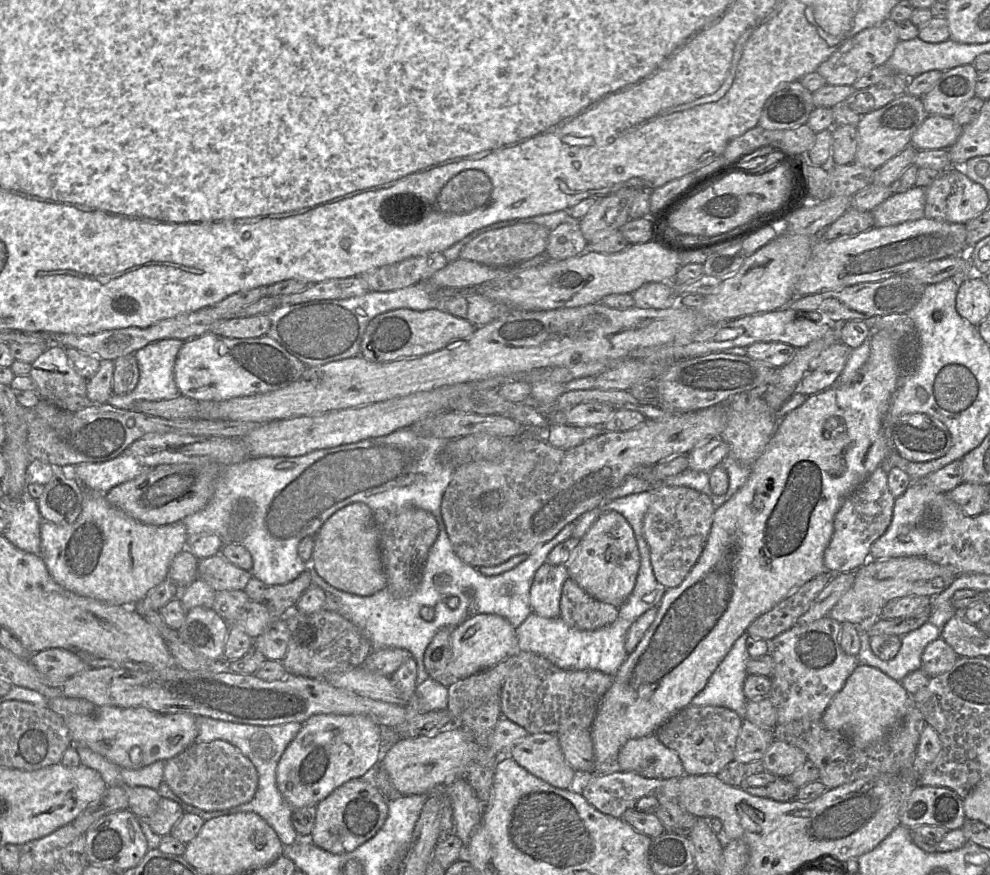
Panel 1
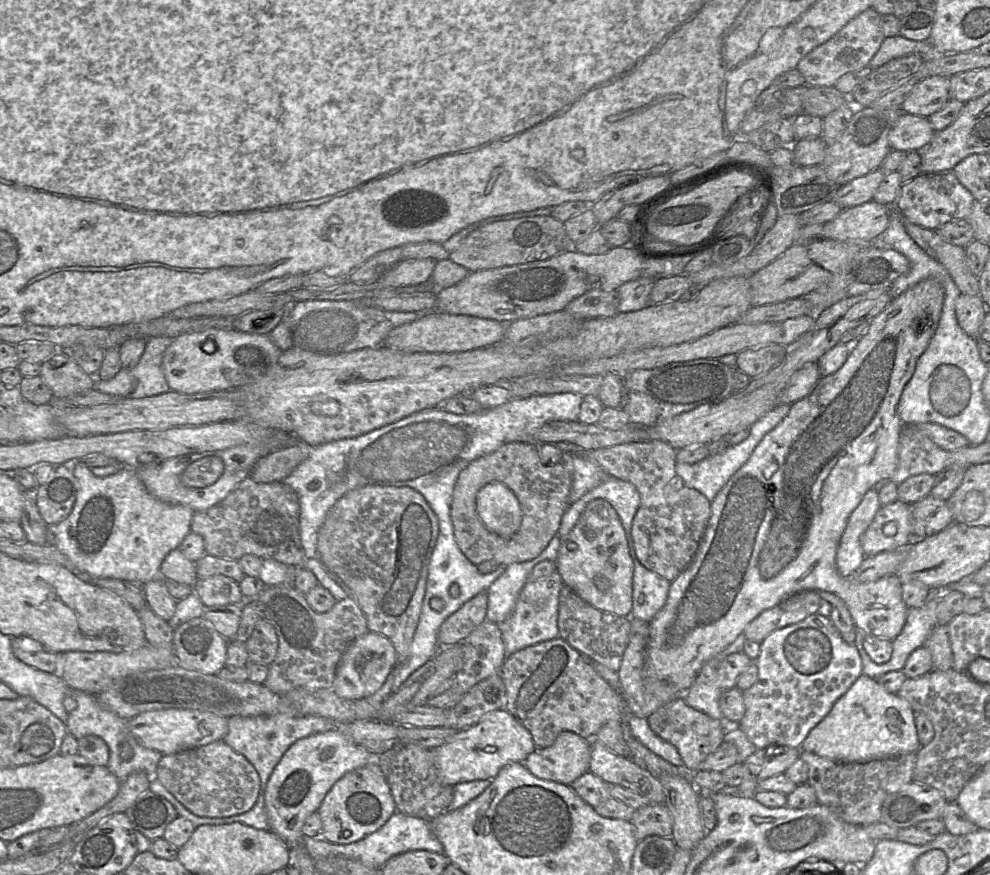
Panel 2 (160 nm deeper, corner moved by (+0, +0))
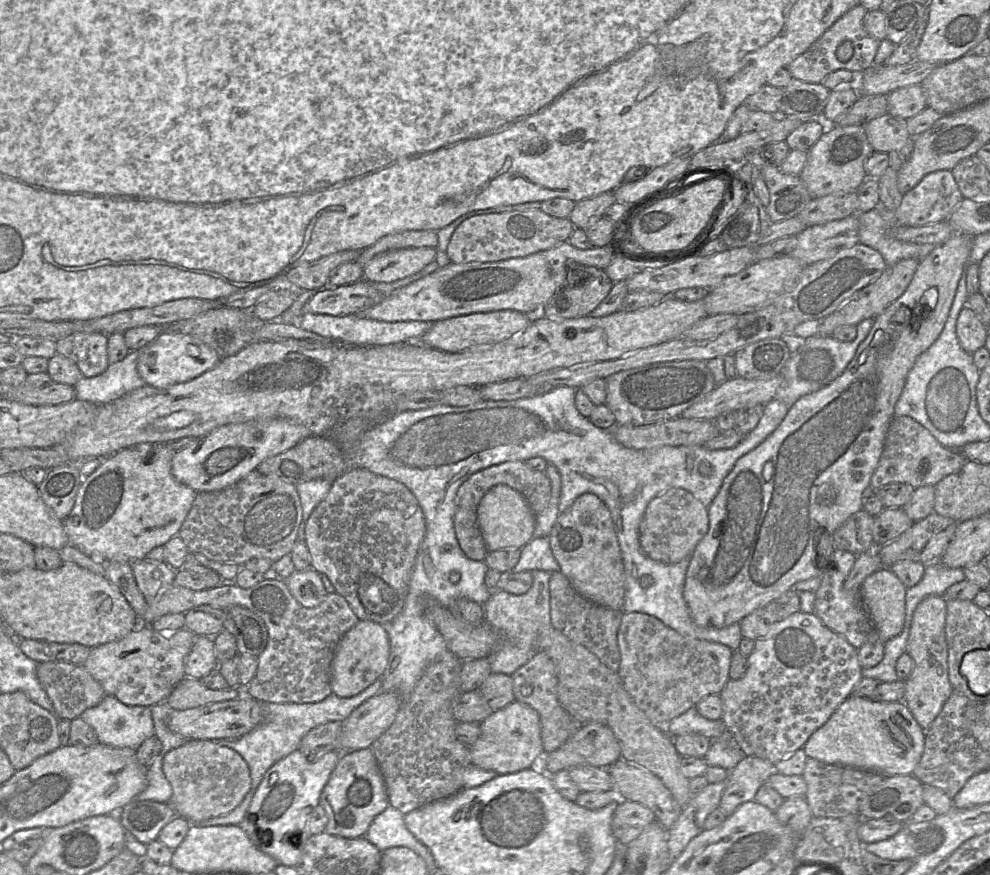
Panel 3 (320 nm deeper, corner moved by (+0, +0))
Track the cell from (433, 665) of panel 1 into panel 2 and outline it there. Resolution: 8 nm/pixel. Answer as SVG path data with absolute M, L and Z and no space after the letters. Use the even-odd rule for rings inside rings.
M487 591L478 593L466 602L440 626L437 635L439 645L446 647L464 641L475 628L486 620L487 606Z

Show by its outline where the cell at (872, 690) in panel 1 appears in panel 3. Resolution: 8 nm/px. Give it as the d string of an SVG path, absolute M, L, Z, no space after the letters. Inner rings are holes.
M850 695L833 712L825 724L817 729L803 746L807 757L817 759L825 764L857 768L865 771L879 773L883 776L910 775L919 763L924 750L925 730L916 722L908 707L903 701L880 702L873 701L867 697Z

